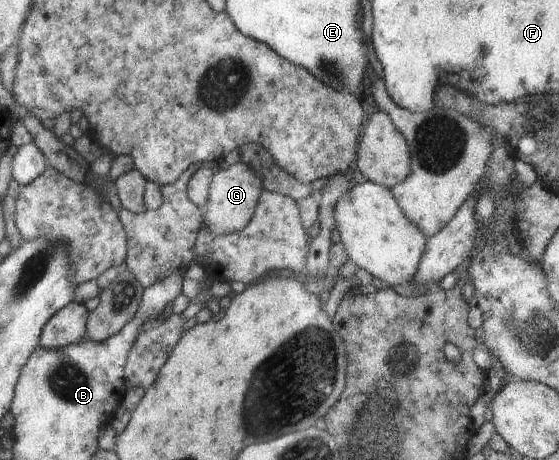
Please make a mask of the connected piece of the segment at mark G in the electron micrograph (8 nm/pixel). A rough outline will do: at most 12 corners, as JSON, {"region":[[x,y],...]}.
{"region":[[245,164],[218,168],[203,222],[213,234],[254,218],[262,180]]}

